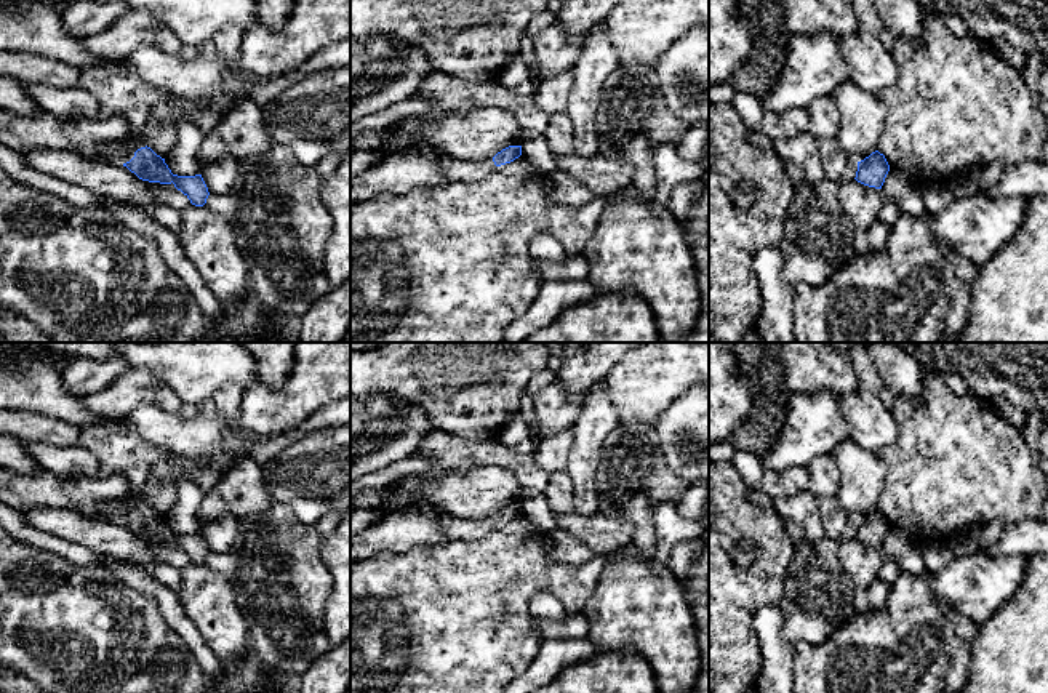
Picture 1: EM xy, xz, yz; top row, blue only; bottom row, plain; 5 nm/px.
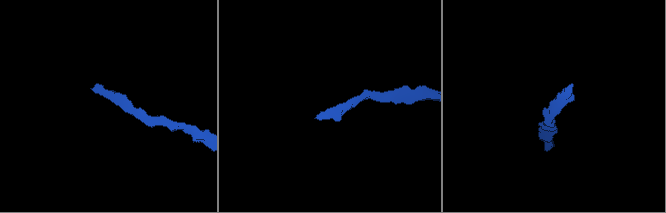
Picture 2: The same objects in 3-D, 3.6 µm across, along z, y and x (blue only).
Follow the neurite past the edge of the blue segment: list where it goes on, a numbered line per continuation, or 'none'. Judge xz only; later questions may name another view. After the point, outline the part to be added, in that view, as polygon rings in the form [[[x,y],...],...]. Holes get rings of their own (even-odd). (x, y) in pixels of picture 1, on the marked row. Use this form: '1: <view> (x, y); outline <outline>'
1: xz (455, 170); outline [[[442,157],[440,166],[450,182],[474,184],[482,181],[496,165],[493,158],[464,162]]]

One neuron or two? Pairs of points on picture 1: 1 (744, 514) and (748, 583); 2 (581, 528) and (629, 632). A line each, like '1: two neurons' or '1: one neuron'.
1: one neuron
2: two neurons

